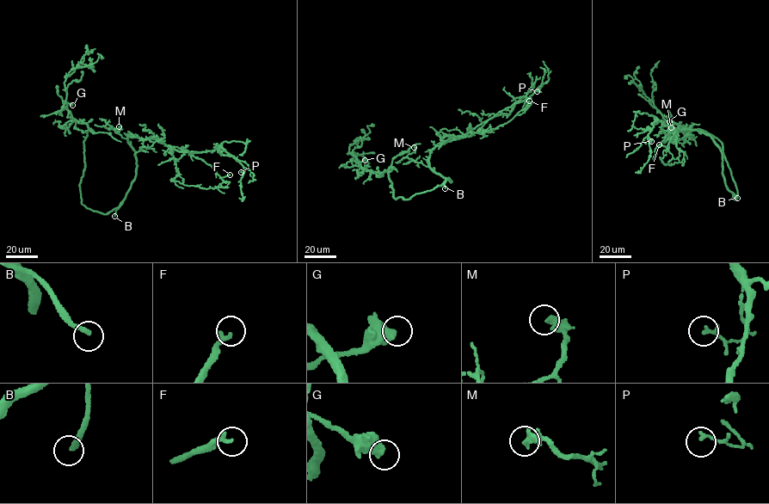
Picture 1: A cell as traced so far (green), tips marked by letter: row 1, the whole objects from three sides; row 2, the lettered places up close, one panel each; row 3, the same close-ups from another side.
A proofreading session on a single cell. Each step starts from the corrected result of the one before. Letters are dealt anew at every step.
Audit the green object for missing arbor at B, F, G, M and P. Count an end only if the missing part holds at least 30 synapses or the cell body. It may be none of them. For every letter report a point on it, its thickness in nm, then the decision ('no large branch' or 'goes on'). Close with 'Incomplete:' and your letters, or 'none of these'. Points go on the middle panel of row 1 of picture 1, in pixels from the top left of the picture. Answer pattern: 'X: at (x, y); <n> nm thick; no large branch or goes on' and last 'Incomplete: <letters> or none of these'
B: at (445, 188); 260 nm thick; goes on
F: at (529, 101); 240 nm thick; no large branch
G: at (365, 160); 480 nm thick; no large branch
M: at (414, 147); 240 nm thick; no large branch
P: at (537, 91); 180 nm thick; no large branch
Incomplete: B

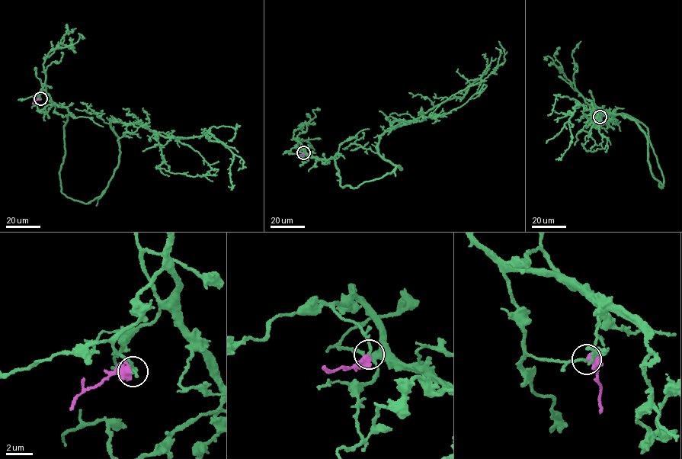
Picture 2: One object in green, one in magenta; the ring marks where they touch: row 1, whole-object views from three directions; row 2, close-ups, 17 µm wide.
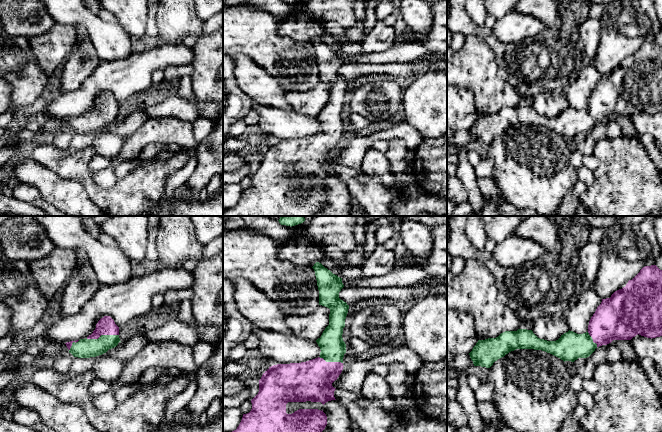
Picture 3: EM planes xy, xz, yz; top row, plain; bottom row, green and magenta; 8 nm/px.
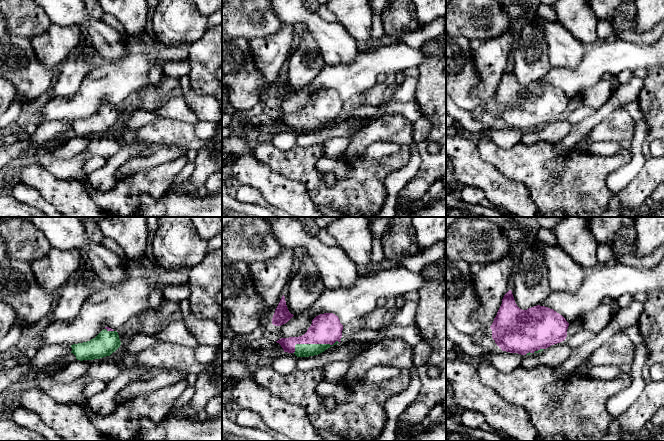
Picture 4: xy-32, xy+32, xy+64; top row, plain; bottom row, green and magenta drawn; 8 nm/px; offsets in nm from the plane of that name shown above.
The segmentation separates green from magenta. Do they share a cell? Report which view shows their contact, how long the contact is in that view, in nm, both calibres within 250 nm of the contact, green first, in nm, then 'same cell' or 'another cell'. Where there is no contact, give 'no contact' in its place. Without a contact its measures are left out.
contact in xy; length 260 nm; calibres 160 and 140 nm; same cell

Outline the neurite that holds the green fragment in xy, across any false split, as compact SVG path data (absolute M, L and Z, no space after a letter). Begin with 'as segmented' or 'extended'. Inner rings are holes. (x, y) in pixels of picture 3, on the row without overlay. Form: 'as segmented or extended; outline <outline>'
extended; outline M104 92L96 100L91 111L85 115L65 119L74 133L90 134L106 129L121 118L119 103L110 92Z

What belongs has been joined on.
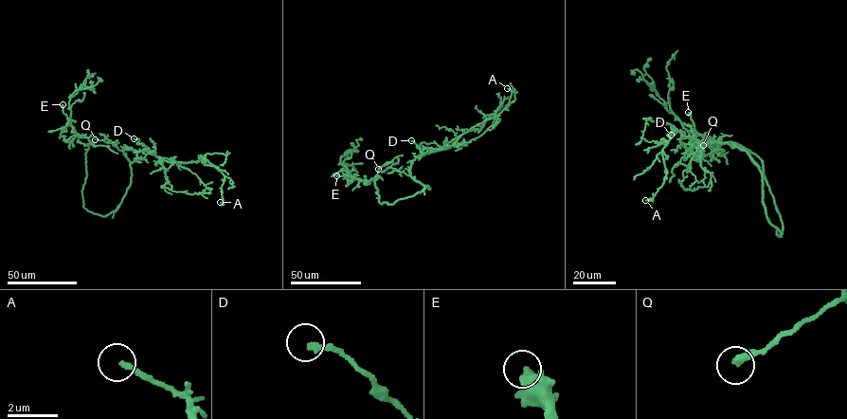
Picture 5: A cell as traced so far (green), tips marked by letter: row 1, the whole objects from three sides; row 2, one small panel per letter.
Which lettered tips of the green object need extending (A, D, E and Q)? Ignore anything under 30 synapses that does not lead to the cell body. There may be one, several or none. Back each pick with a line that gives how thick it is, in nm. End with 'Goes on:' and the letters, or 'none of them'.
Goes on: none of them

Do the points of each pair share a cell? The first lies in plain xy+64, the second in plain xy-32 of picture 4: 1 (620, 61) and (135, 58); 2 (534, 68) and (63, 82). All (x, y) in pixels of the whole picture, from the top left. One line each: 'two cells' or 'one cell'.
1: one cell
2: one cell

